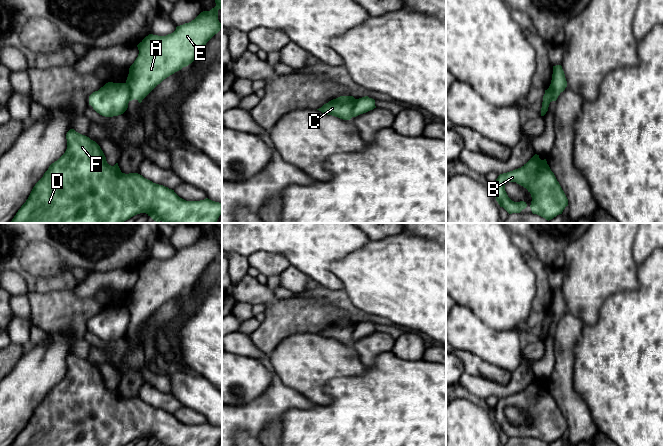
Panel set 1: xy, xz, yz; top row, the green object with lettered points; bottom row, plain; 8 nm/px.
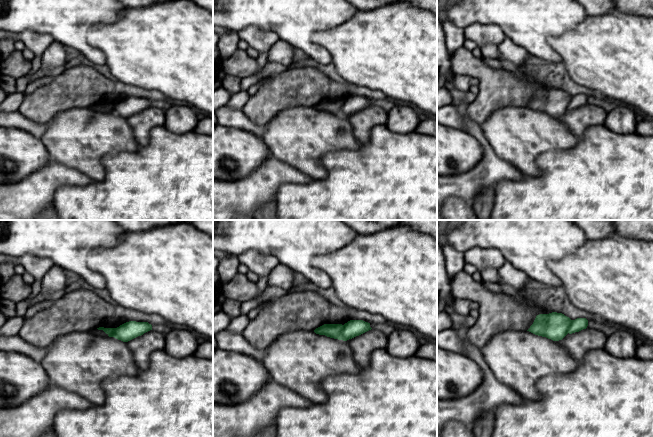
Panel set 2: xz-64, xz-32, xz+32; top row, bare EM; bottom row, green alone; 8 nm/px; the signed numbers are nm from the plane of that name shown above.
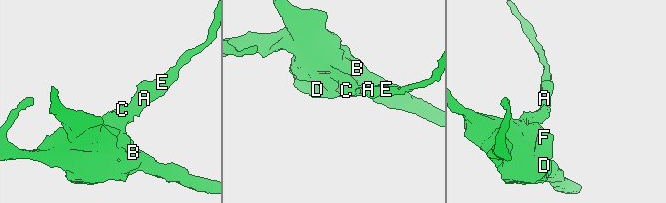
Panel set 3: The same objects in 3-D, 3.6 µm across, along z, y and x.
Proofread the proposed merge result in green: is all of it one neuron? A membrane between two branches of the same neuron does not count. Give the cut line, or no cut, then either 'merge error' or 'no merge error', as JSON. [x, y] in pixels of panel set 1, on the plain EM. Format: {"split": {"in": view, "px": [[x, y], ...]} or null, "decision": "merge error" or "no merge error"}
{"split": {"in": "xy", "px": [[125, 307], [129, 314], [130, 324]]}, "decision": "merge error"}

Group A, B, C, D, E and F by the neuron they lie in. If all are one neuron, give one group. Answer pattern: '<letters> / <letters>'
A E / B C D F

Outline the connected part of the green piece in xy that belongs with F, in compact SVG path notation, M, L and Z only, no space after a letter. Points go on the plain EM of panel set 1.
M74 353L67 356L66 363L65 377L49 390L11 446L124 446L140 437L146 437L156 446L217 446L222 438L222 427L208 422L186 425L174 414L153 407L138 397L122 397L118 387L114 390L107 387L95 365Z

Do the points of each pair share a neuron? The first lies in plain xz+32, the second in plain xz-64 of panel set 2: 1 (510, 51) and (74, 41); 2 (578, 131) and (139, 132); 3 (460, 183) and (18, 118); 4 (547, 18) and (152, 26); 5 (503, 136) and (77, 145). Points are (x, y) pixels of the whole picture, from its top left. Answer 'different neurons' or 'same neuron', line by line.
1: different neurons
2: same neuron
3: different neurons
4: different neurons
5: same neuron

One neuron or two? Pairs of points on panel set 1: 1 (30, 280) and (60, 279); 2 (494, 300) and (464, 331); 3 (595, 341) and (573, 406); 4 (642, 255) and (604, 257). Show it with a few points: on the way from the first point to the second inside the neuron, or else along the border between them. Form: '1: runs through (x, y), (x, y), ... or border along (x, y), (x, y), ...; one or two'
1: runs through (37, 282), (53, 282); one
2: border along (458, 304), (467, 306), (488, 326), (498, 330); two
3: border along (573, 369), (573, 386), (590, 412); two
4: border along (635, 233), (633, 259), (638, 265); two

